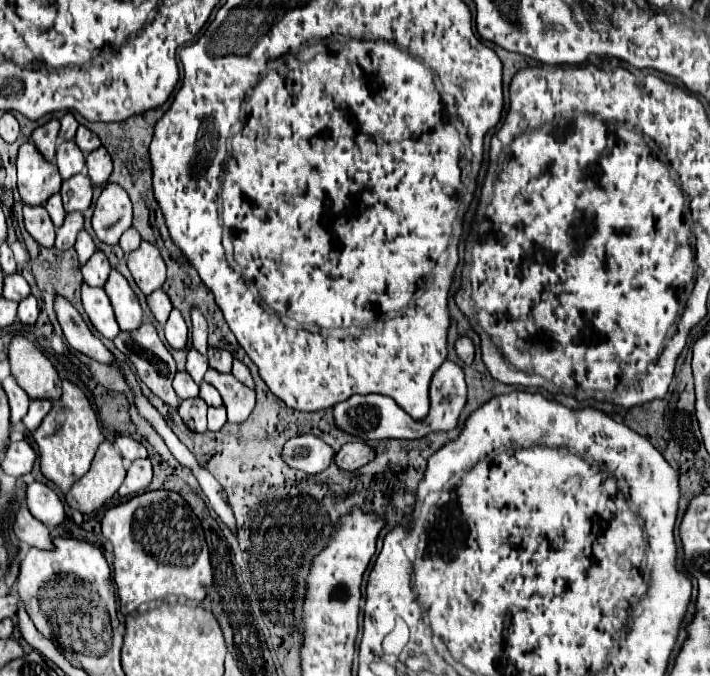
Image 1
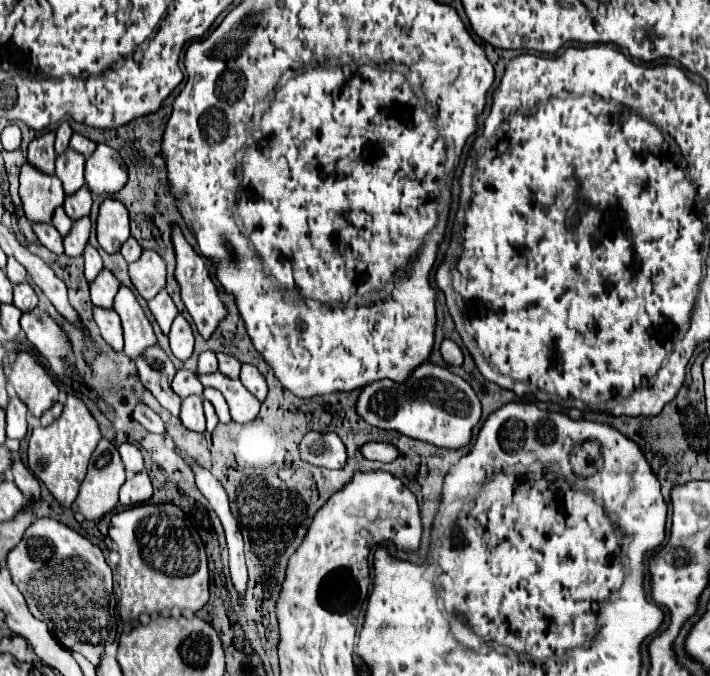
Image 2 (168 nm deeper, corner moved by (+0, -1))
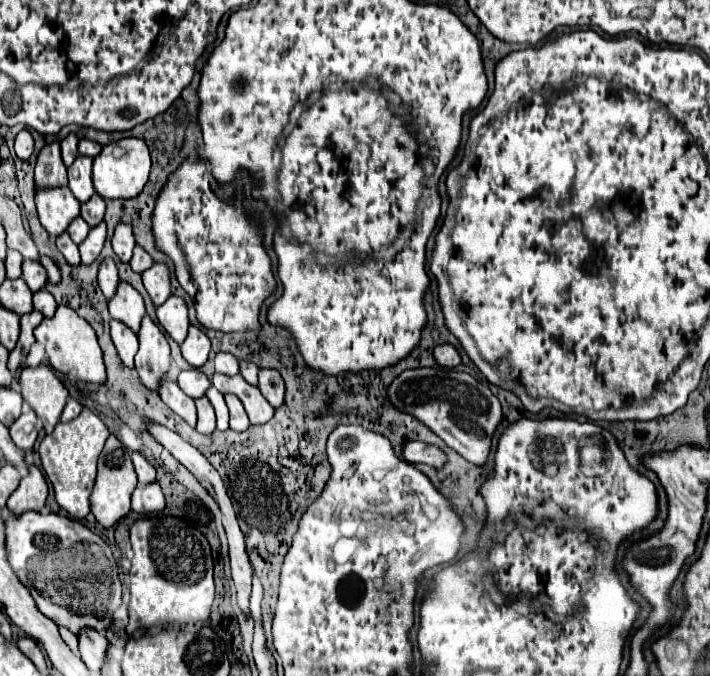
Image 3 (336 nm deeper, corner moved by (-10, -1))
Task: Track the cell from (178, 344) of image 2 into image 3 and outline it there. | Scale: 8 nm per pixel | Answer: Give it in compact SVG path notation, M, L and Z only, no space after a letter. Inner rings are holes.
M191 326L185 342L181 344L183 358L193 368L201 368L207 362L207 358L209 358L209 350L211 350L211 342L209 342L207 334L201 332L197 326Z

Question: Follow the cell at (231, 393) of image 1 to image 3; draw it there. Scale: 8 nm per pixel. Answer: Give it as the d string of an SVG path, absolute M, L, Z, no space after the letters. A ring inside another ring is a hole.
M215 374L211 378L211 384L215 388L219 388L219 392L223 392L223 394L227 394L227 392L235 394L243 402L243 406L245 406L245 410L249 414L251 424L265 424L265 422L269 422L273 418L275 408L265 400L261 390L257 386L247 384L241 374L239 376Z

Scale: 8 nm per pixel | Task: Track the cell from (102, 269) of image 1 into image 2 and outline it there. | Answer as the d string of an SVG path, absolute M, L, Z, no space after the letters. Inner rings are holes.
M101 270L97 274L97 278L93 282L89 282L89 290L91 290L91 302L95 306L103 306L103 308L111 308L113 306L113 296L117 294L119 288L119 280L109 272L109 270Z

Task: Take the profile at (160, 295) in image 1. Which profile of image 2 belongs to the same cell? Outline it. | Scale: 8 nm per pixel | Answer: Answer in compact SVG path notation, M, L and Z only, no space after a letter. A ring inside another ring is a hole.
M161 290L153 300L149 300L149 310L151 310L151 314L155 316L157 324L161 326L163 334L169 334L171 322L173 322L173 318L177 316L177 308L175 308L171 296L169 296L165 290Z

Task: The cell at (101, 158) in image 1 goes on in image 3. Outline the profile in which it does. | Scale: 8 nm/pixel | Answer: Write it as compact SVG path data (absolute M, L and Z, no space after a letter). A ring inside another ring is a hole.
M123 138L119 142L111 142L111 144L103 146L99 156L93 158L93 186L95 186L95 192L105 200L133 198L147 184L149 170L151 170L151 156L149 156L147 144L141 138Z

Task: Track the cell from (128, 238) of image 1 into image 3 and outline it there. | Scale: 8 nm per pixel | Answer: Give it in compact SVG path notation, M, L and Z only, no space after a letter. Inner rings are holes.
M135 246L135 252L133 252L133 258L131 258L131 268L133 268L133 272L139 272L139 274L143 274L147 268L151 268L153 266L153 260L151 260L151 256L143 250L143 248L139 248L139 246Z

